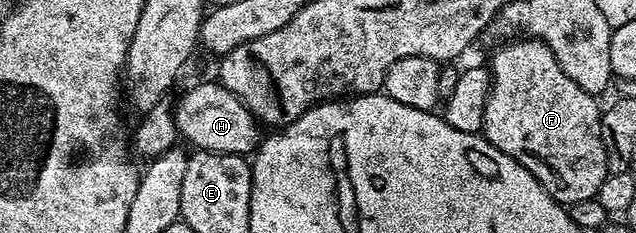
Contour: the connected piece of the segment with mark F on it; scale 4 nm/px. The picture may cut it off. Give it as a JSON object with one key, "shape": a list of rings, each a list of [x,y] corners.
{"shape":[[[514,38],[503,43],[488,63],[490,97],[481,135],[528,170],[563,206],[593,200],[608,171],[602,141],[603,109],[564,70],[542,40]]]}

